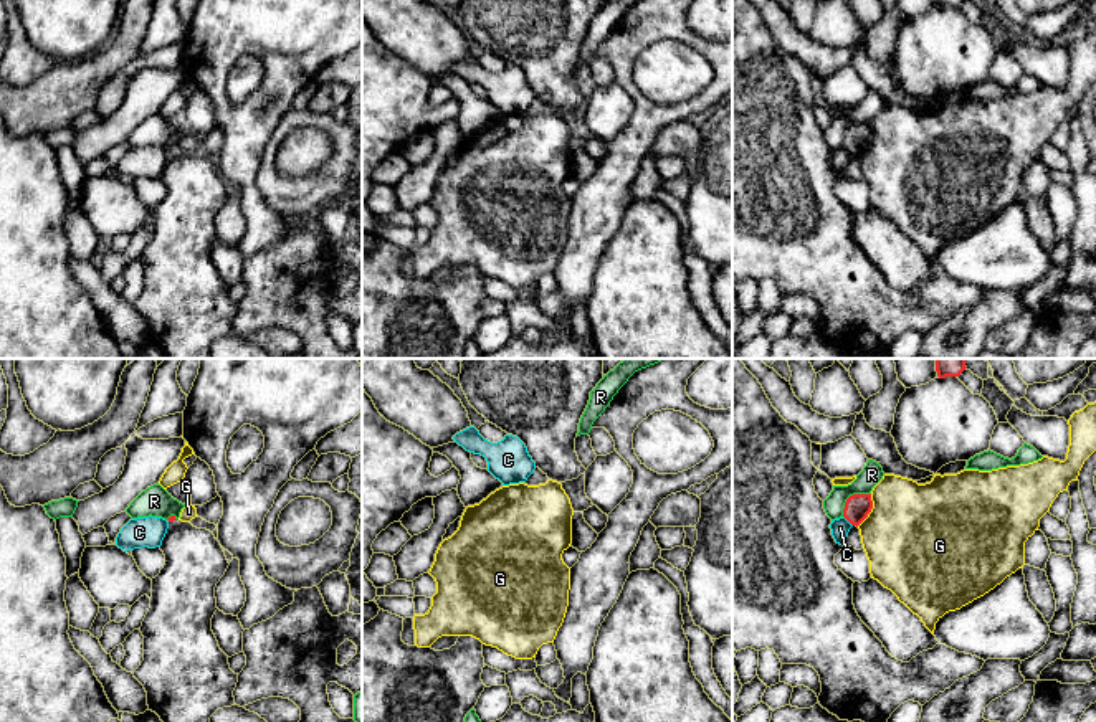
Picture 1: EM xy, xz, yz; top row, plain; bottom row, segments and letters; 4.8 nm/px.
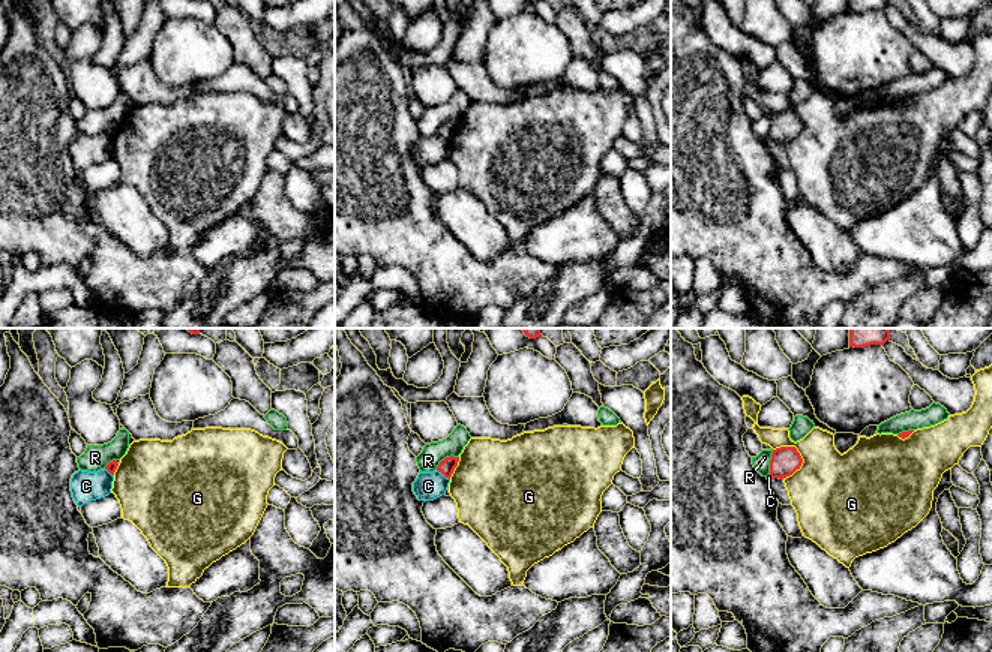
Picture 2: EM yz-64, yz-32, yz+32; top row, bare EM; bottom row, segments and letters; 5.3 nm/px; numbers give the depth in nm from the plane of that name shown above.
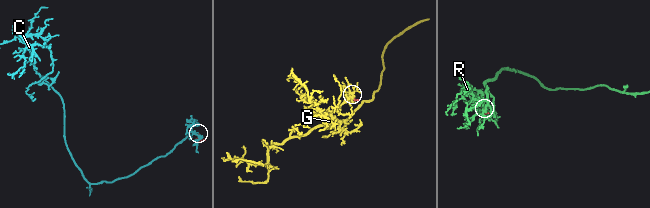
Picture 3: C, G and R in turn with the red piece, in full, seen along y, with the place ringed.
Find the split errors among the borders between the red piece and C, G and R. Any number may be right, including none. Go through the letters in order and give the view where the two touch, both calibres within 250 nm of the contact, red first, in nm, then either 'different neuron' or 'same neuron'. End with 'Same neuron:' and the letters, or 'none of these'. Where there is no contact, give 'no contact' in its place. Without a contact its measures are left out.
C: yz | 130/90 nm | different neuron
G: yz | 130/500 nm | different neuron
R: yz | 130/100 nm | different neuron
Same neuron: none of these

